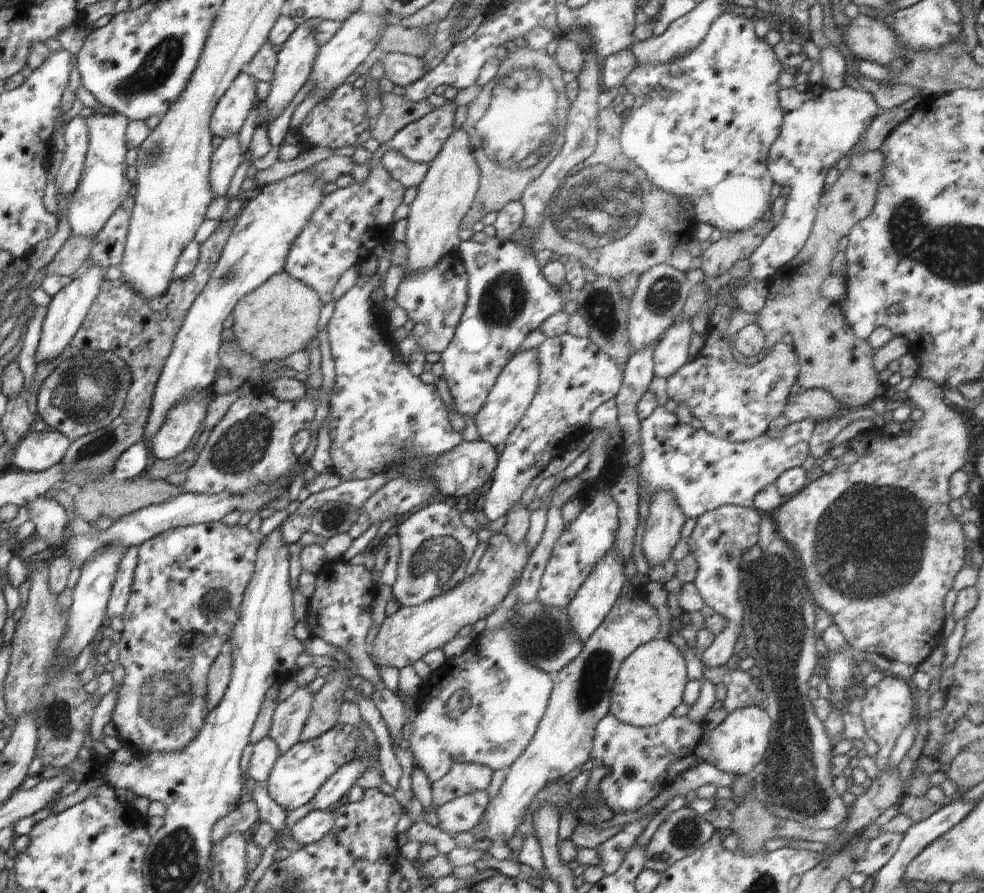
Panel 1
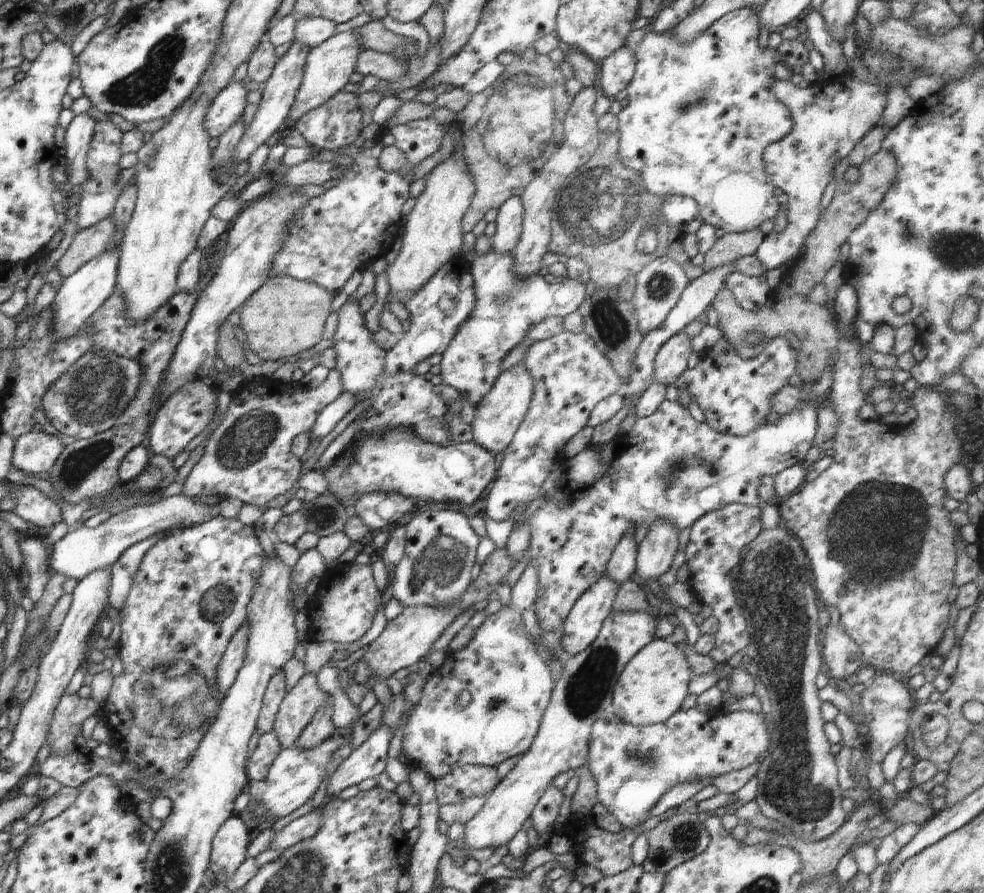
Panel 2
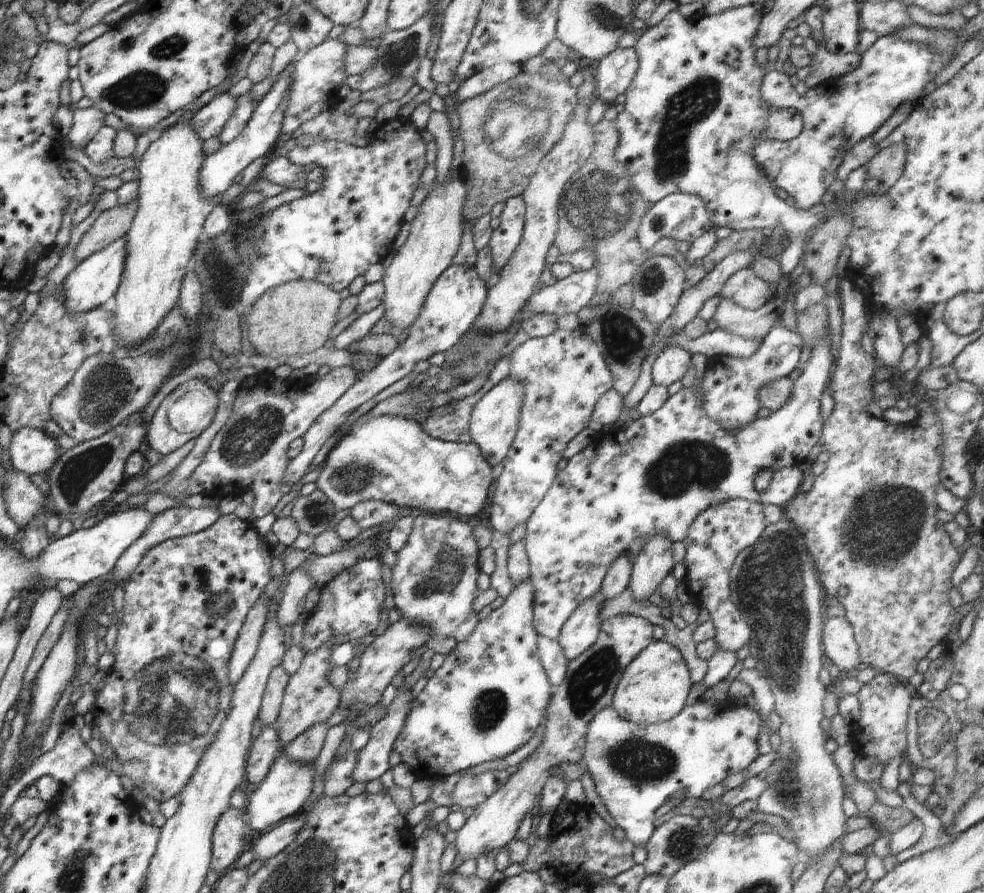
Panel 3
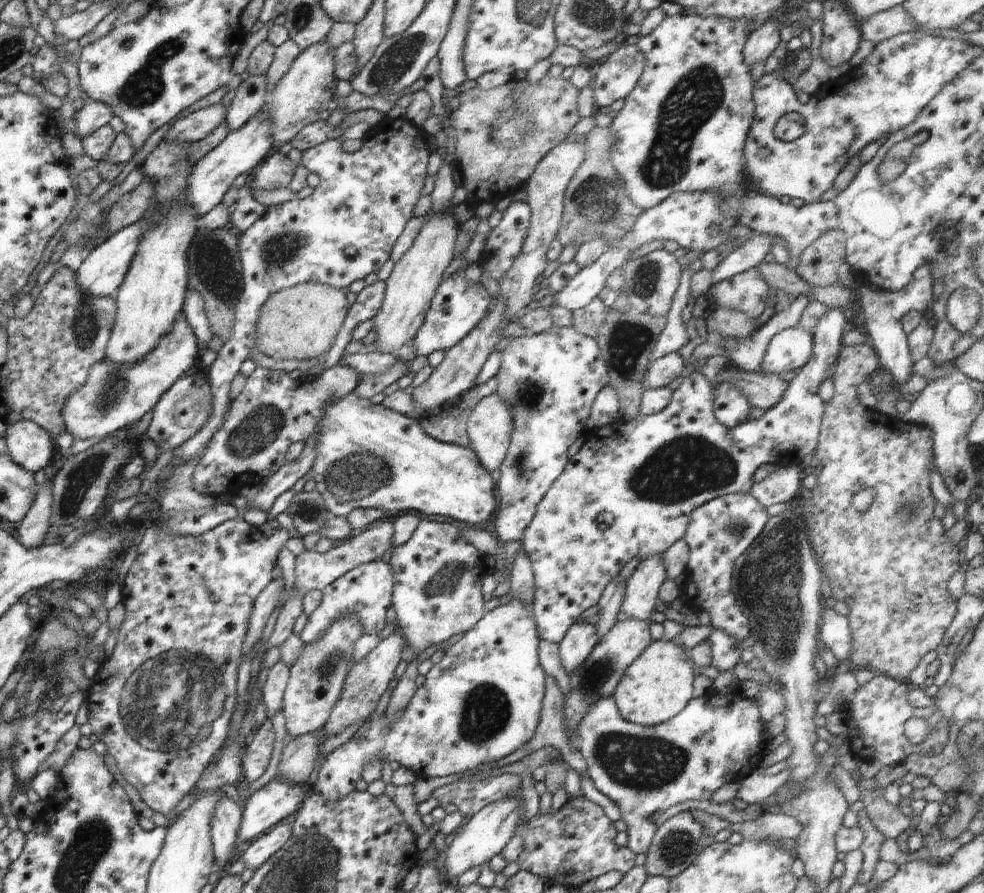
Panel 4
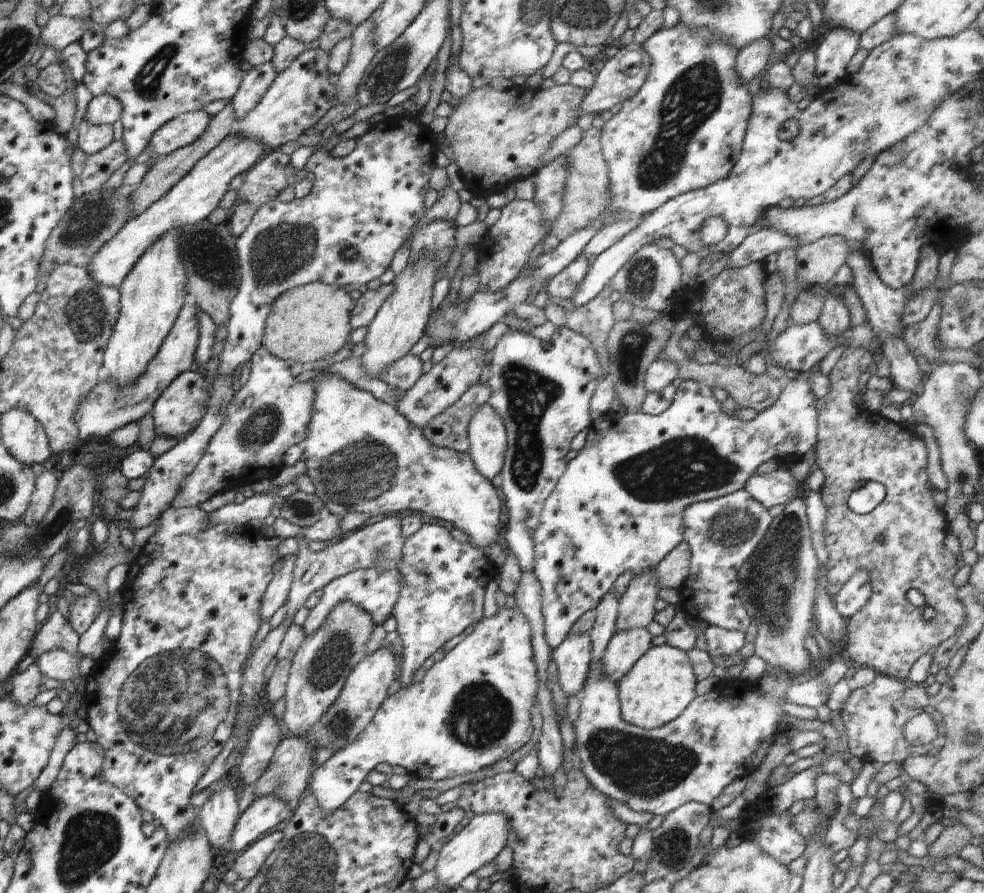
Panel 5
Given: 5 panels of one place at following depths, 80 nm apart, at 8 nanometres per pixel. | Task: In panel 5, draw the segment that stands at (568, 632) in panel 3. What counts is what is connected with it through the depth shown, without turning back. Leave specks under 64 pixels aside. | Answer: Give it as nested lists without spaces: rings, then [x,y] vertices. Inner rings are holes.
[[[569,633],[551,652],[557,664],[559,683],[567,700],[569,696],[580,696],[591,670],[592,643],[589,633]]]

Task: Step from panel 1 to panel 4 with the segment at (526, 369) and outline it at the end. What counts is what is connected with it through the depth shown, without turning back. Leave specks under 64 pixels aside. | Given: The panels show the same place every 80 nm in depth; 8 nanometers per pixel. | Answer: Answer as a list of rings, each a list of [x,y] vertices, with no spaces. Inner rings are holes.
[[[494,391],[487,397],[482,398],[472,408],[465,421],[471,448],[475,450],[483,468],[491,474],[496,468],[500,468],[510,446],[511,434],[513,433],[513,418],[509,404],[499,395],[498,391]]]

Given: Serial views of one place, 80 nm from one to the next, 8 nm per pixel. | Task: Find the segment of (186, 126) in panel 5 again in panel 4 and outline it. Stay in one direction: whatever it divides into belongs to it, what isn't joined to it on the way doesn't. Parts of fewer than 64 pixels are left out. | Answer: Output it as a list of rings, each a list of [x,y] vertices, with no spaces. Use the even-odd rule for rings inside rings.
[[[219,101],[178,120],[170,128],[164,140],[182,141],[184,144],[198,142],[220,127],[226,117],[226,106]]]

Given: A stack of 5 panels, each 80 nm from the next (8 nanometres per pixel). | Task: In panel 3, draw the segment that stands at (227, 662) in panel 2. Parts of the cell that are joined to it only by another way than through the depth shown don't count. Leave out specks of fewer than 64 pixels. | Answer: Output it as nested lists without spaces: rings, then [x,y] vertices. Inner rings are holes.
[[[260,598],[248,611],[240,634],[234,643],[227,668],[229,683],[234,686],[254,658],[267,615],[267,599]]]

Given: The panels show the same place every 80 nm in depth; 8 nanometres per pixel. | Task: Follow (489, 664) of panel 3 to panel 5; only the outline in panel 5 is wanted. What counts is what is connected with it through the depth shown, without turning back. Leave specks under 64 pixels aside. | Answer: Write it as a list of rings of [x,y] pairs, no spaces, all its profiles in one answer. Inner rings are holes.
[[[516,606],[514,608],[498,607],[498,611],[494,616],[482,618],[474,627],[471,634],[466,635],[464,640],[458,644],[452,644],[450,650],[444,655],[442,660],[426,671],[421,682],[414,682],[405,689],[400,688],[396,694],[389,696],[380,705],[372,720],[364,727],[359,737],[348,746],[337,750],[328,760],[319,767],[315,767],[315,771],[309,781],[308,792],[311,792],[314,798],[319,802],[321,809],[325,815],[331,815],[333,810],[340,808],[351,794],[358,791],[358,786],[365,780],[366,775],[380,762],[386,762],[390,766],[402,766],[410,774],[411,777],[430,778],[430,780],[446,780],[458,776],[458,774],[468,774],[468,772],[476,772],[482,768],[495,765],[498,761],[505,760],[513,752],[522,748],[524,744],[530,740],[532,736],[532,708],[537,704],[537,694],[539,692],[539,676],[535,663],[535,652],[532,648],[531,626],[529,620],[520,612]]]

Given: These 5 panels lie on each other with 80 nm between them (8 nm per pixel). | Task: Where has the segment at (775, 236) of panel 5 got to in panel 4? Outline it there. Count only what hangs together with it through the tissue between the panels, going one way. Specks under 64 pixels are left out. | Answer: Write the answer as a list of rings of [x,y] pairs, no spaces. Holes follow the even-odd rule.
[[[756,233],[742,246],[726,255],[726,258],[713,270],[712,286],[729,279],[735,274],[753,269],[763,262],[769,252],[774,236]]]

